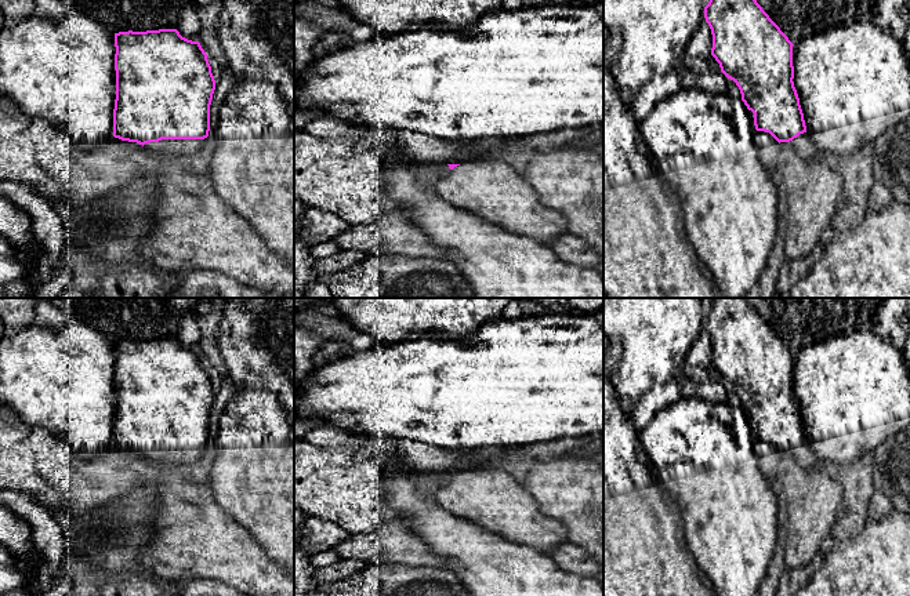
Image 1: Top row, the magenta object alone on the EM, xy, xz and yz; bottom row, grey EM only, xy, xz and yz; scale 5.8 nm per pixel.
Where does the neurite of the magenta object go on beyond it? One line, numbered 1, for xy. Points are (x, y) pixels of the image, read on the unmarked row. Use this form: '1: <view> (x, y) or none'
1: none

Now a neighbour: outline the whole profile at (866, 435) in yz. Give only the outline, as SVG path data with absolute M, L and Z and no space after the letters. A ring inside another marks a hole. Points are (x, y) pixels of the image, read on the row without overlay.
M856 330L800 349L793 355L793 375L806 441L822 462L855 462L910 425L910 367L902 349L874 331Z

